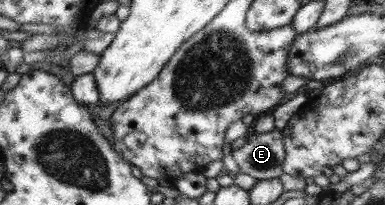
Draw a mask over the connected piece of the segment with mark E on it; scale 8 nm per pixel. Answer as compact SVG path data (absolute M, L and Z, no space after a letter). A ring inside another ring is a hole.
M274 128L266 133L249 132L243 140L233 145L231 156L239 171L255 180L278 178L283 173L281 165L285 157L281 131Z

